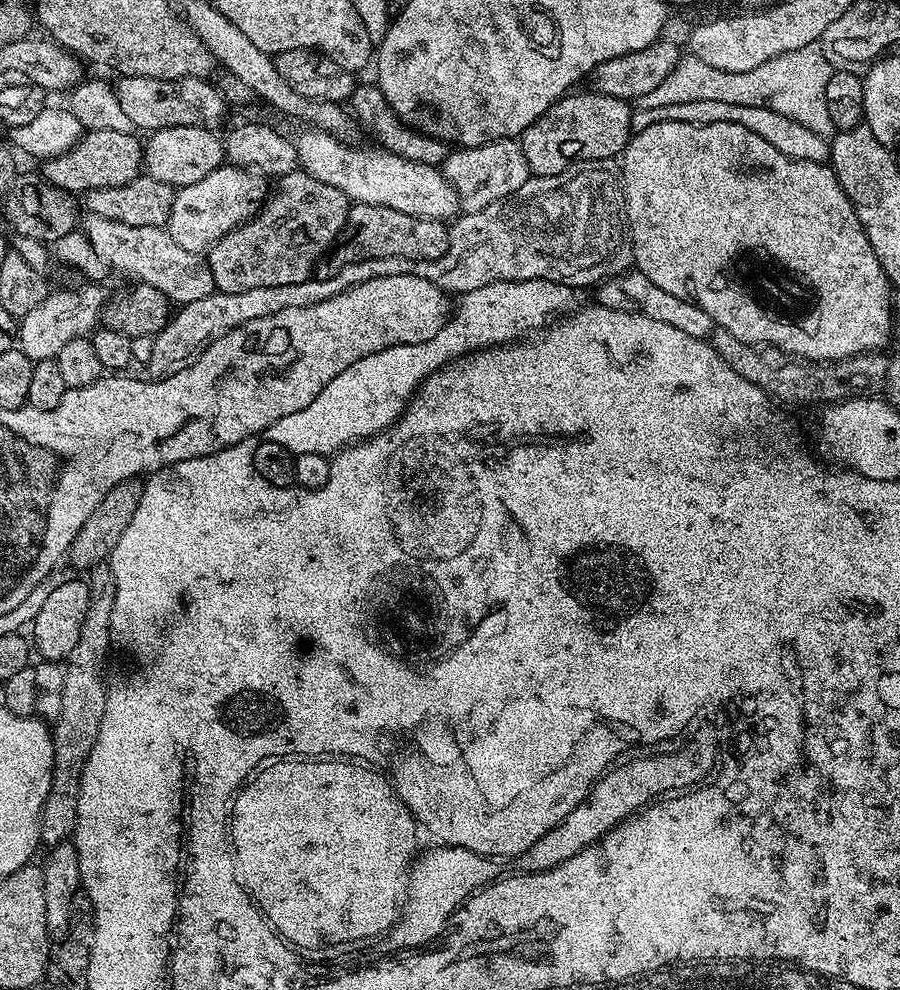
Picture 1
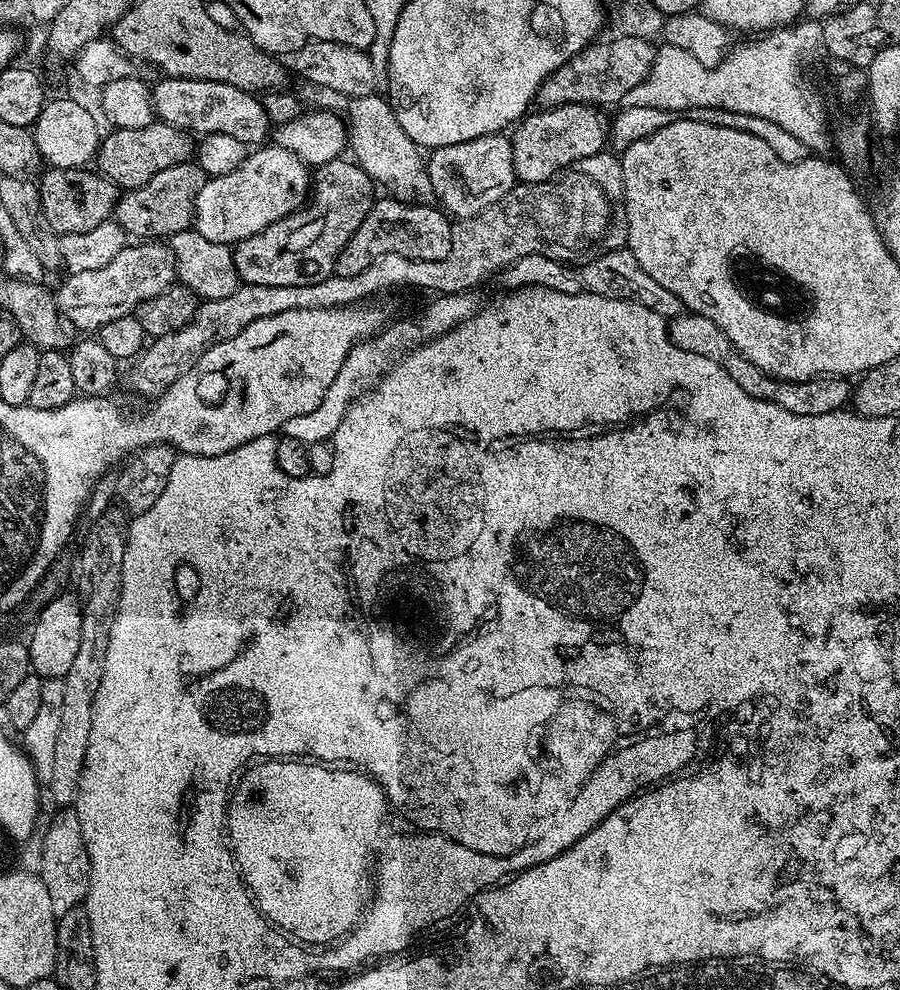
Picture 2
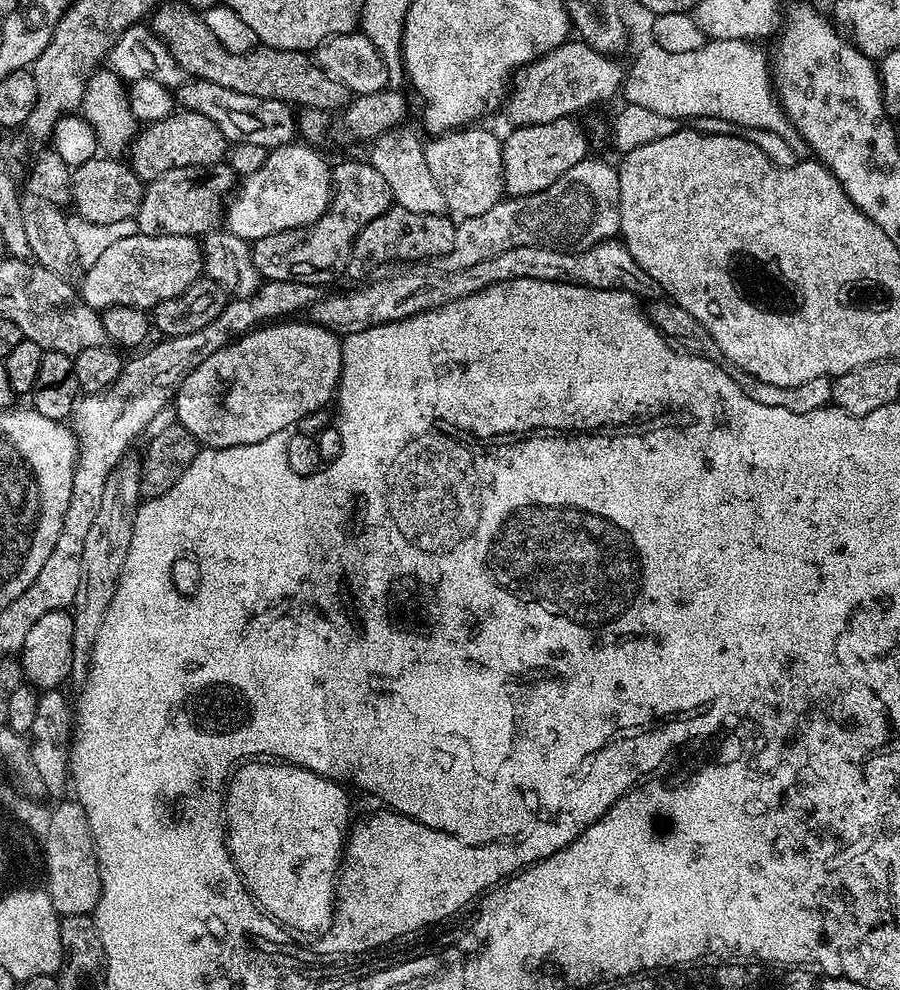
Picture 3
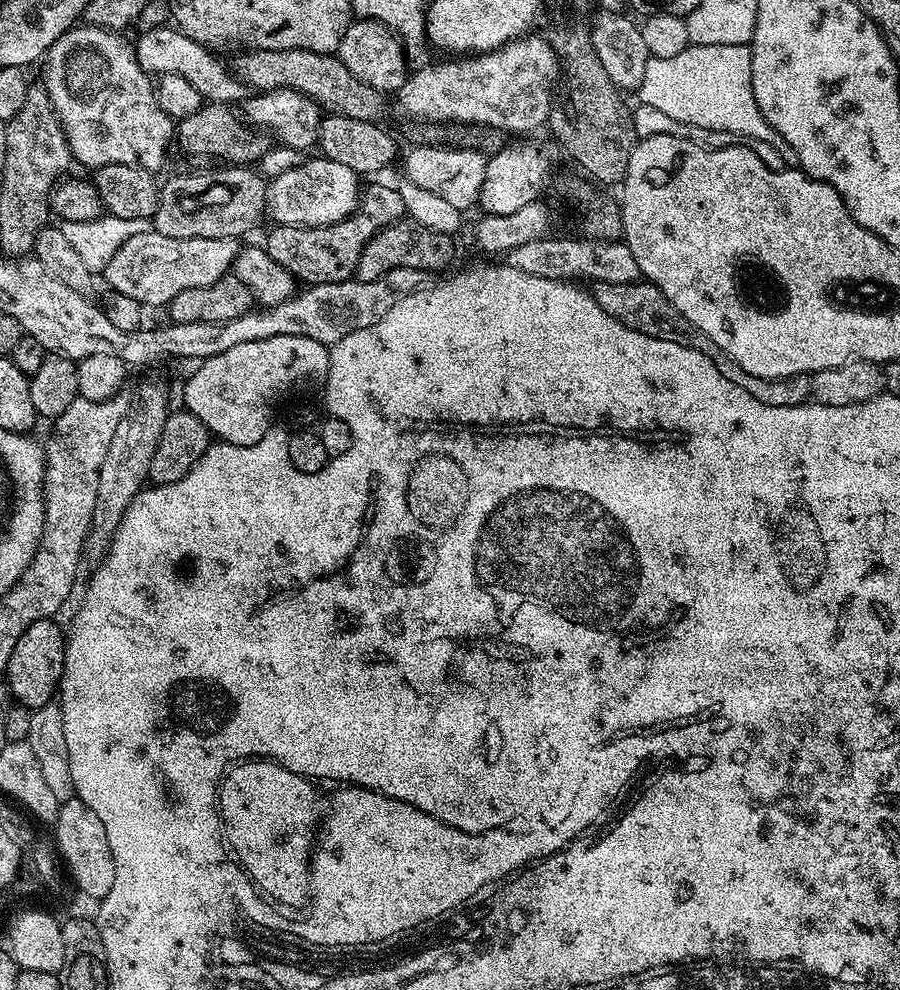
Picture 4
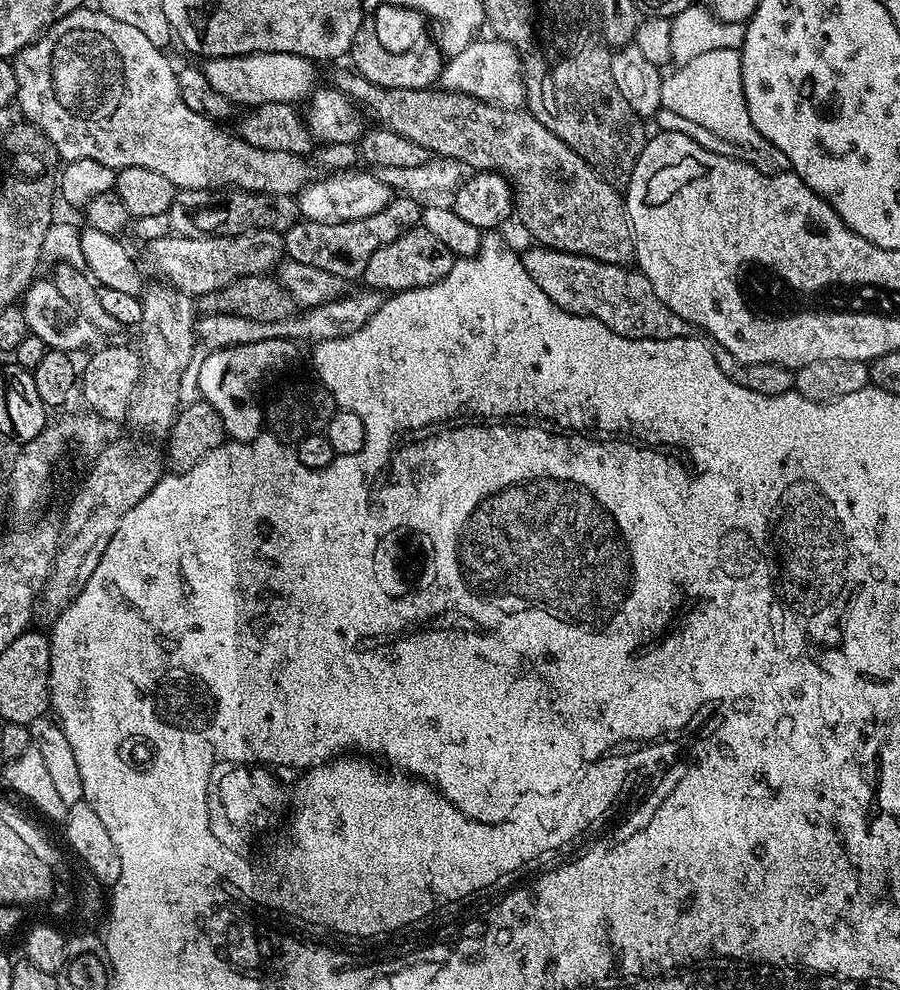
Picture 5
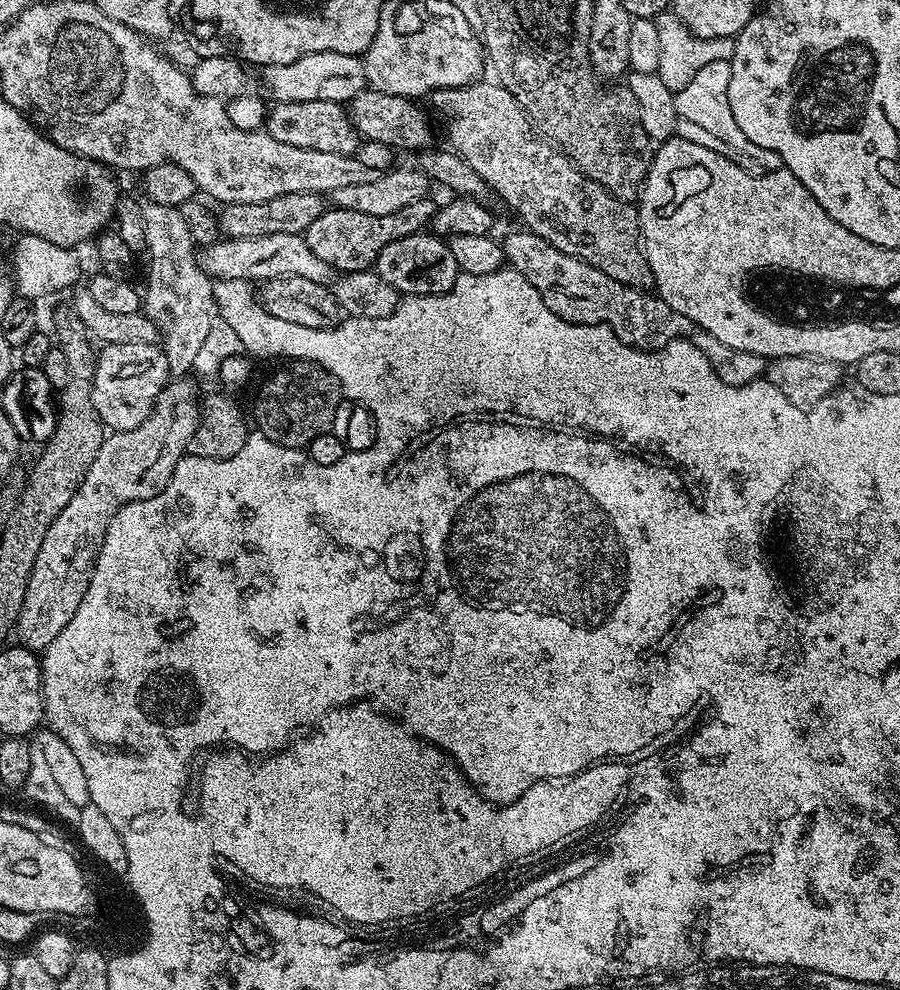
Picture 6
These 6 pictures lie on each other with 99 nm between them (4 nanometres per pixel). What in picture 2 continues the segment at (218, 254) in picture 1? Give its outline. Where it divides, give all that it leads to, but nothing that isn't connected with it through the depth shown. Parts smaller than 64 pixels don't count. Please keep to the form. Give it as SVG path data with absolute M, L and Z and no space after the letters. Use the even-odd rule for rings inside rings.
M337 158L319 165L314 172L314 187L310 192L311 203L303 209L302 214L293 214L287 220L279 220L270 226L266 226L266 230L258 230L258 234L254 234L250 238L240 241L239 244L232 248L232 257L234 258L234 266L236 267L237 274L240 275L241 281L245 284L253 284L254 286L310 286L314 282L322 282L327 276L333 275L336 270L336 259L338 254L342 254L342 246L346 246L346 242L350 242L350 238L354 238L354 230L358 230L358 226L362 226L362 222L366 218L366 214L370 214L373 204L378 199L377 185L368 177L366 170L362 170L359 164L353 162L351 159L344 160L345 158Z

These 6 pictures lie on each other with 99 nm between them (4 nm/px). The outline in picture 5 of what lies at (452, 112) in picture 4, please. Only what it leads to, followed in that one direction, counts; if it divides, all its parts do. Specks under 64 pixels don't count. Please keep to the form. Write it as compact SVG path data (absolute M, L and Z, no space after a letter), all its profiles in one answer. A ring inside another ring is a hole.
M477 38L470 46L466 46L466 50L447 57L440 70L439 87L446 92L461 92L503 108L523 109L526 104L524 73L522 57L516 45L495 38L487 39Z

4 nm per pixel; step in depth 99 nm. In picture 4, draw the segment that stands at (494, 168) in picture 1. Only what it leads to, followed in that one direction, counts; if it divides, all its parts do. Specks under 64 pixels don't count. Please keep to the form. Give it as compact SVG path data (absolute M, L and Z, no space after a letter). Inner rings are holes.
M420 142L417 148L403 153L403 179L414 186L422 186L422 190L430 190L430 194L438 194L450 202L450 206L467 210L475 205L480 198L482 178L486 178L488 156L483 151L467 146L441 146L431 142Z

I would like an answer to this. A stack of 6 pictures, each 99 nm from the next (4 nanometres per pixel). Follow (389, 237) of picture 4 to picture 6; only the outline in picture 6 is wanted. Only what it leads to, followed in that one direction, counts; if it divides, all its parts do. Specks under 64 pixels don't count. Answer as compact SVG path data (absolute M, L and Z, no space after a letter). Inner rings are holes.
M428 230L411 232L409 236L403 236L394 242L390 242L390 246L385 246L382 249L382 254L378 254L374 271L382 278L382 282L390 282L390 286L394 286L394 290L398 290L401 297L404 298L446 294L452 289L457 278L462 275L458 262L454 262L451 243Z

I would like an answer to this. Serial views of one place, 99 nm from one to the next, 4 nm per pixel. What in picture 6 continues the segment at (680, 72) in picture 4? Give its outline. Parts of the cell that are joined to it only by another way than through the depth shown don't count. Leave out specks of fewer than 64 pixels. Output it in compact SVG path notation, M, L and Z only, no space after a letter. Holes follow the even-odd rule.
M729 61L707 63L680 92L675 93L677 117L701 125L703 129L707 129L707 132L714 134L715 137L722 138L727 145L734 146L737 150L743 150L745 154L758 158L758 162L762 162L764 169L769 172L776 172L779 168L783 168L784 163L778 153L762 150L762 146L754 146L754 142L750 142L750 138L746 138L746 134L742 134L738 122L734 122L734 114L730 110L730 98L728 97L729 86Z

